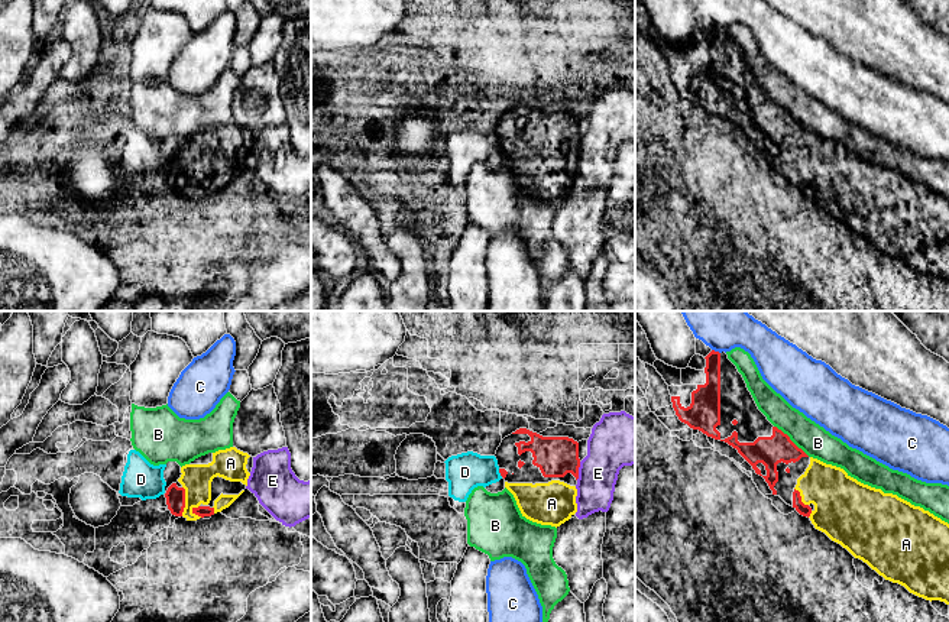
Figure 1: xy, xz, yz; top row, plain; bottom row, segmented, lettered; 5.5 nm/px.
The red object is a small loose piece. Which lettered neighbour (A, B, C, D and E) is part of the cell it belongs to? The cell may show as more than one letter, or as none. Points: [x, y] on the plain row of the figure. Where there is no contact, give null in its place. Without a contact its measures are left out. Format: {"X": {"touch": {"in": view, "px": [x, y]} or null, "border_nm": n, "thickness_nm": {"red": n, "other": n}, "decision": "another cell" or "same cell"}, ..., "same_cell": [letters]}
{"A": {"touch": {"in": "xy", "px": [184, 177]}, "border_nm": 170, "thickness_nm": {"red": 110, "other": 170}, "decision": "same cell"}, "B": {"touch": {"in": "yz", "px": [790, 116]}, "border_nm": 260, "thickness_nm": {"red": 160, "other": 170}, "decision": "another cell"}, "C": {"touch": {"in": "yz", "px": [716, 28]}, "border_nm": 50, "thickness_nm": {"red": 140, "other": 180}, "decision": "another cell"}, "D": {"touch": {"in": "xz", "px": [499, 148]}, "border_nm": 50, "thickness_nm": {"red": 40, "other": 200}, "decision": "another cell"}, "E": {"touch": {"in": "xz", "px": [577, 146]}, "border_nm": 110, "thickness_nm": {"red": 220, "other": 280}, "decision": "another cell"}, "same_cell": ["A"]}

